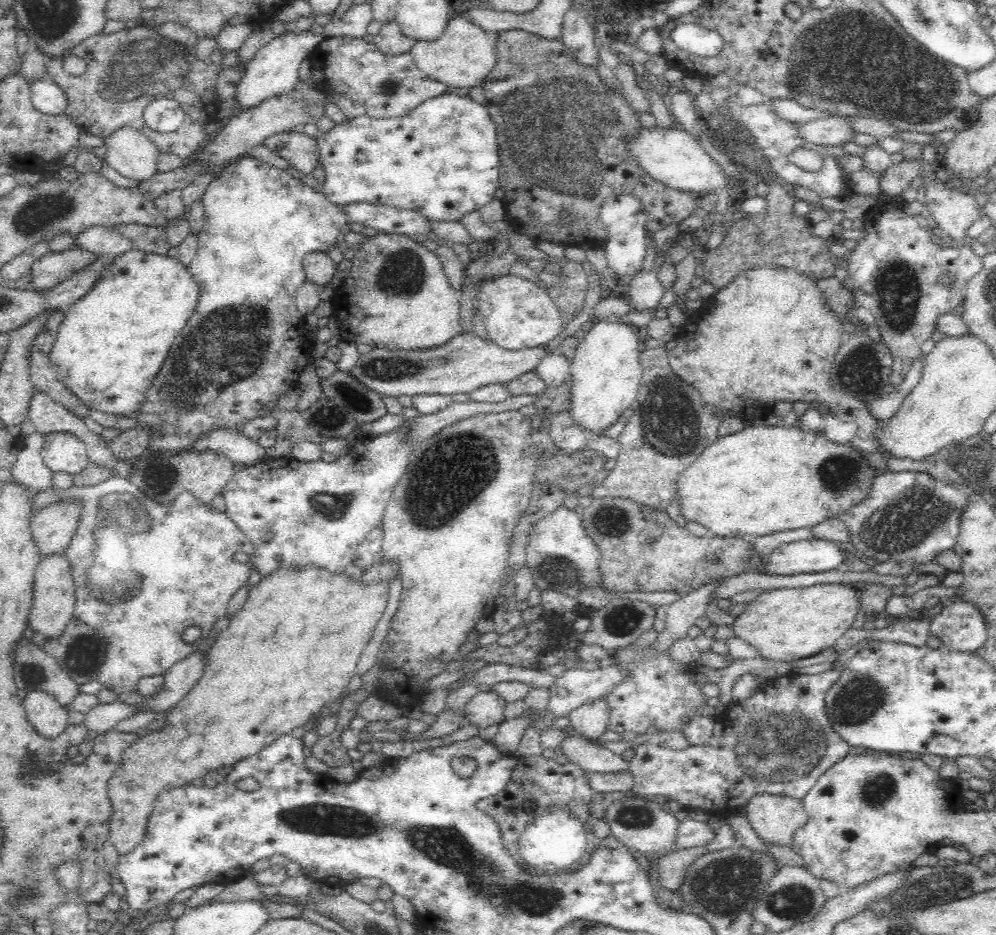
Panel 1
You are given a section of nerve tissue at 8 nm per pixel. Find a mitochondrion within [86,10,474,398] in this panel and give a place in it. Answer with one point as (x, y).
(136, 67)

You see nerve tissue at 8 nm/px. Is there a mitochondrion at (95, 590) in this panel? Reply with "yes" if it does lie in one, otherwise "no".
yes

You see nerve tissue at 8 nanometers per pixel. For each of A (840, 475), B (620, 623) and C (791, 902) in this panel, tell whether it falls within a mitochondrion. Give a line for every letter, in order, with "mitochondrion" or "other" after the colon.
A: mitochondrion
B: mitochondrion
C: mitochondrion

